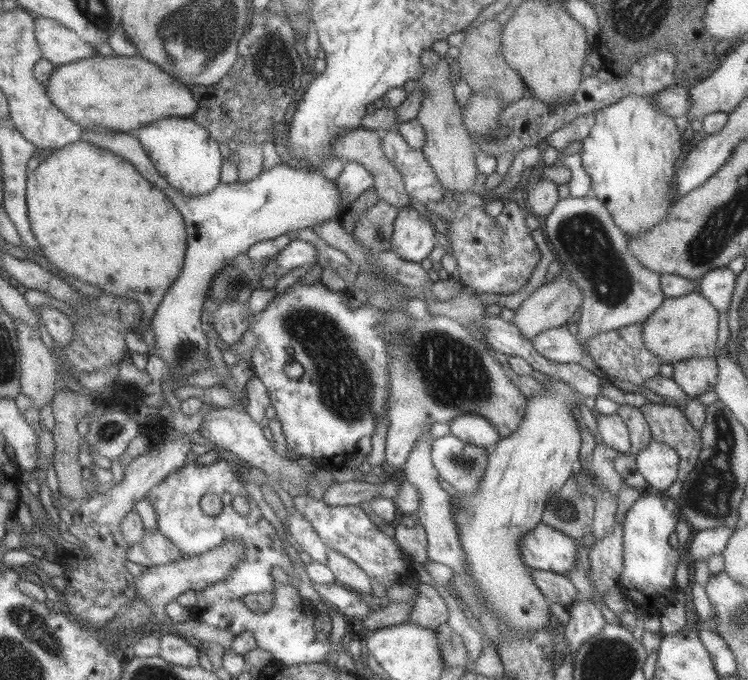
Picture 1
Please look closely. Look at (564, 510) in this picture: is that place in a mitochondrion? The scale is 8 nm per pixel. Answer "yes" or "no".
yes

